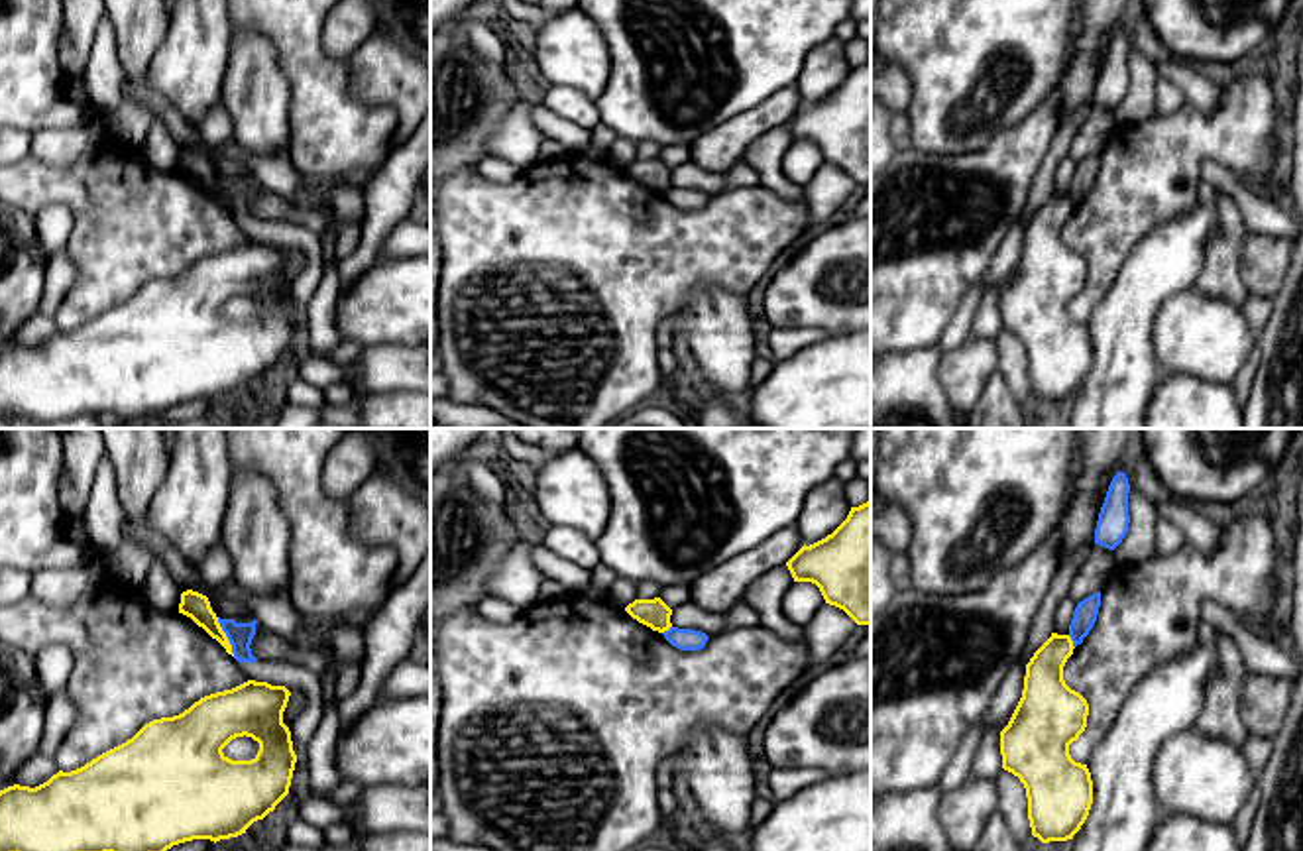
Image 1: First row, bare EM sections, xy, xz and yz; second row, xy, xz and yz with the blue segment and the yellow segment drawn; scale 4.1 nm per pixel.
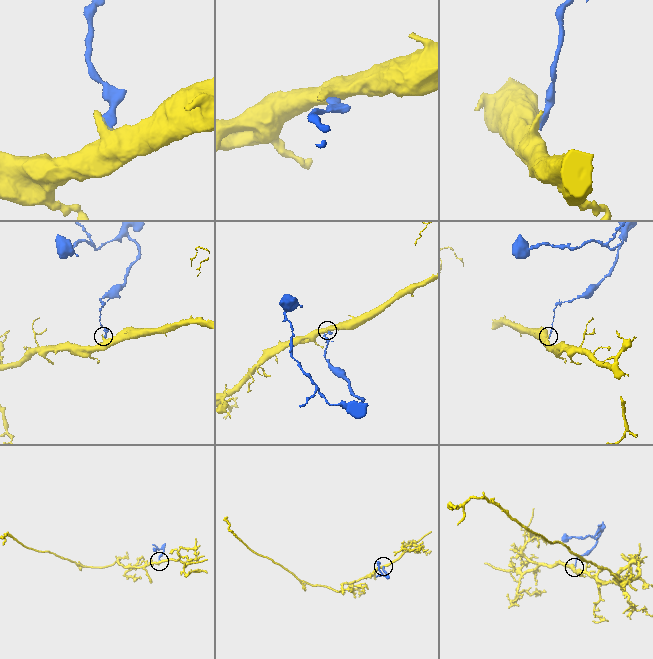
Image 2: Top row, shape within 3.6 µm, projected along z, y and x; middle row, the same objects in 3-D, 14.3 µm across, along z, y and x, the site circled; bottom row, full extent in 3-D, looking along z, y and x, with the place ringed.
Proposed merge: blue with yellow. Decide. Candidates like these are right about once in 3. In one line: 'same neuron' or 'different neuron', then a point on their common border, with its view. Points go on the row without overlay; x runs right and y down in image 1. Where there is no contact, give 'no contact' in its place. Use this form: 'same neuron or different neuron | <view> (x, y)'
different neuron | xy (226, 195)

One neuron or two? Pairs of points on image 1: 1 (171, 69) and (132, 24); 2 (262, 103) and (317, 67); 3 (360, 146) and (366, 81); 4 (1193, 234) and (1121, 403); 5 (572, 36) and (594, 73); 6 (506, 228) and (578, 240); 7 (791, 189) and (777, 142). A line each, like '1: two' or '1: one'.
1: two
2: two
3: two
4: one
5: one
6: one
7: one

